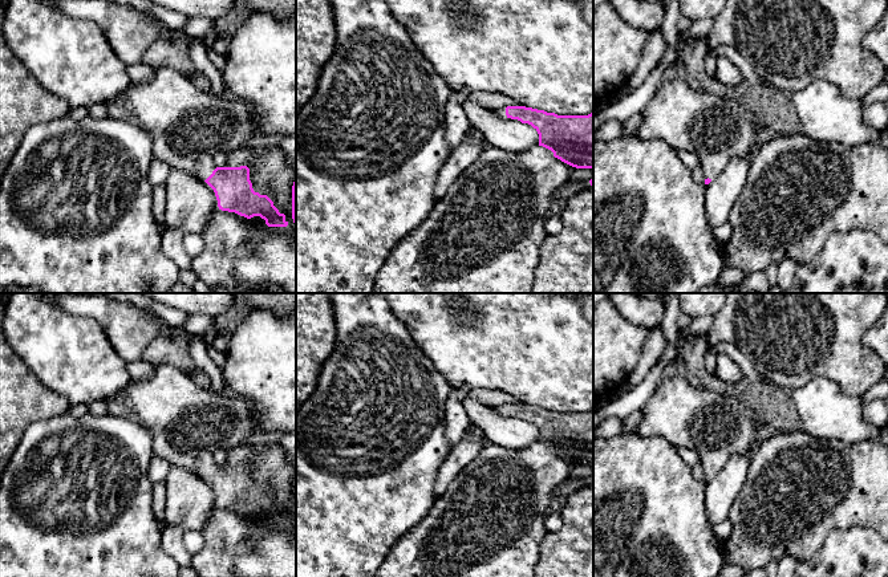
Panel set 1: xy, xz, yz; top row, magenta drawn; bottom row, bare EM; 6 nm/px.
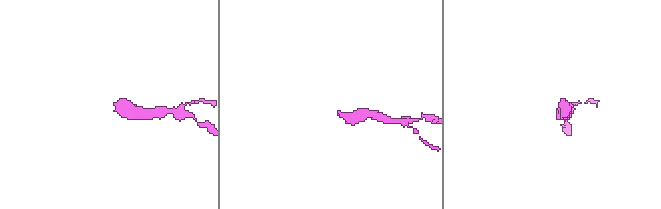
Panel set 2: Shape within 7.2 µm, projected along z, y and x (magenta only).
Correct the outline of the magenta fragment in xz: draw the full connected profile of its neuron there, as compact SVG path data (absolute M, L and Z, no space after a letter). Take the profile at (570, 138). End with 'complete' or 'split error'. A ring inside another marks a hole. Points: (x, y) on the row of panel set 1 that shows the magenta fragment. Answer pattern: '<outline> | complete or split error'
M526 106L494 110L500 118L531 125L539 134L539 146L576 168L593 168L593 113L588 115L557 115Z | split error

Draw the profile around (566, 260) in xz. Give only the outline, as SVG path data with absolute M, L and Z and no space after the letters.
M593 186L568 202L561 220L563 229L539 247L531 293L593 293Z

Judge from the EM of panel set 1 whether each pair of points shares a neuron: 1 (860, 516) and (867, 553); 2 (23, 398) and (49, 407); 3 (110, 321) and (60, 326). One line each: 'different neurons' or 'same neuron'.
1: different neurons
2: same neuron
3: different neurons

